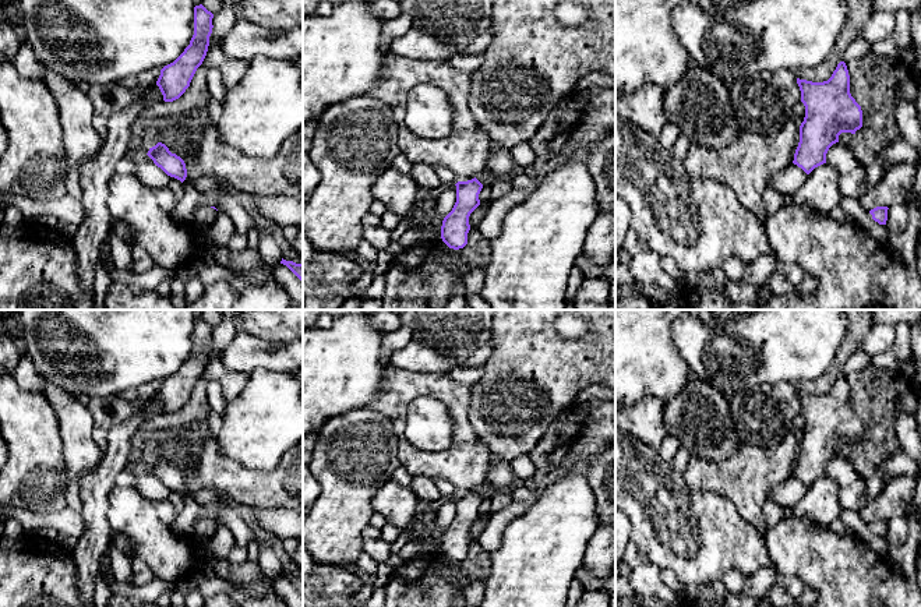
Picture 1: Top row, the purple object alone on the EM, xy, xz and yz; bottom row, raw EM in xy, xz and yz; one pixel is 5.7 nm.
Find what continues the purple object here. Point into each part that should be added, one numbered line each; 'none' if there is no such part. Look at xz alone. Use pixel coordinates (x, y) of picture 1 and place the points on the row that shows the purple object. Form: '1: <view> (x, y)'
none

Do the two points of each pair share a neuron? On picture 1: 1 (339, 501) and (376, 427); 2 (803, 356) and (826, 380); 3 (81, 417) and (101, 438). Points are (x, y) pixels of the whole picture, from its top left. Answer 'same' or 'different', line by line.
1: same
2: different
3: different

